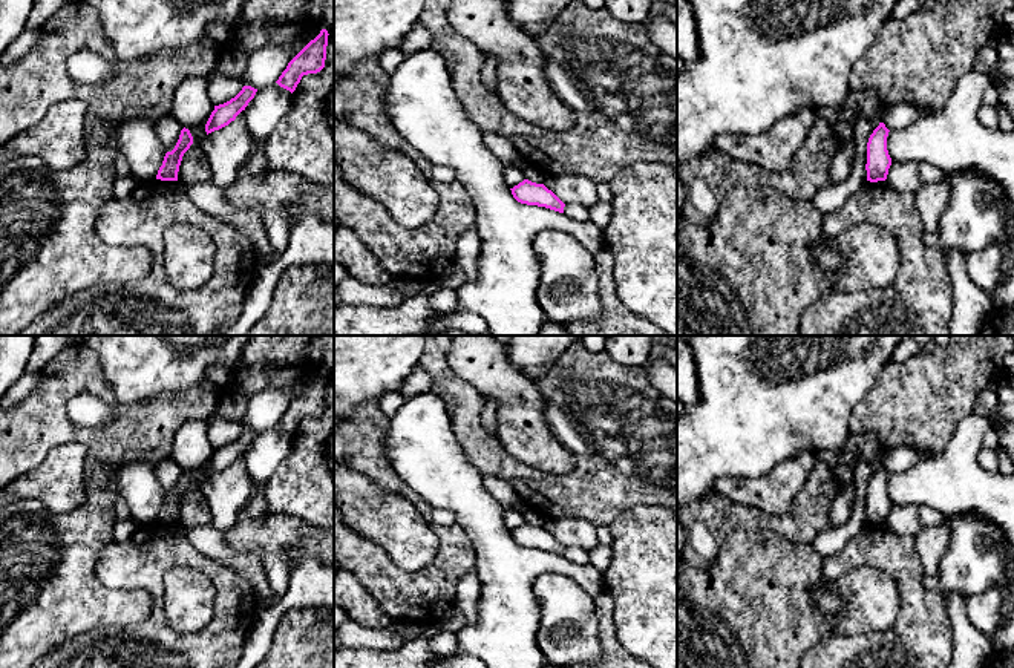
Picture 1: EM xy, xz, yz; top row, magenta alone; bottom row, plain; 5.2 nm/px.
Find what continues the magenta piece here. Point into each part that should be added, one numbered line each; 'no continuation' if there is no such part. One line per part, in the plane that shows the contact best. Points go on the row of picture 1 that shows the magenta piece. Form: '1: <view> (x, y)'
no continuation

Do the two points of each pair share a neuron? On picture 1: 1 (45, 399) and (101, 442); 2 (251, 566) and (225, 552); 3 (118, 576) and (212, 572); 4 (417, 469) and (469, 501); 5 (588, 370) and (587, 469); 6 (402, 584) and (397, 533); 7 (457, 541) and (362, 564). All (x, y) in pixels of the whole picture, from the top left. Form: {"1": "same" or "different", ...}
{"1": "same", "2": "same", "3": "same", "4": "same", "5": "same", "6": "different", "7": "same"}

